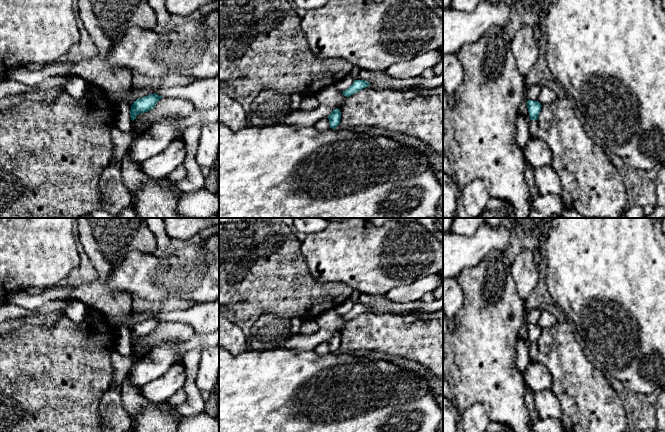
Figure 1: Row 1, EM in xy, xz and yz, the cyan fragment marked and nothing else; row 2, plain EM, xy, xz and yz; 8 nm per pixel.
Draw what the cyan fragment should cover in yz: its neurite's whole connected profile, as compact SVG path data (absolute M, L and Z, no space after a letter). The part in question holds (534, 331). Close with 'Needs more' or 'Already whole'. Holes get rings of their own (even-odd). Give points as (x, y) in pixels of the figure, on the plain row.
M527 325L527 332L530 340L530 344L537 344L541 335L542 329L538 325Z. Already whole

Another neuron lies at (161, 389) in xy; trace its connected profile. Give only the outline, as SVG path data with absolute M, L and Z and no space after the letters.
M183 362L175 363L163 375L143 386L140 394L149 402L164 402L184 386L186 378Z

